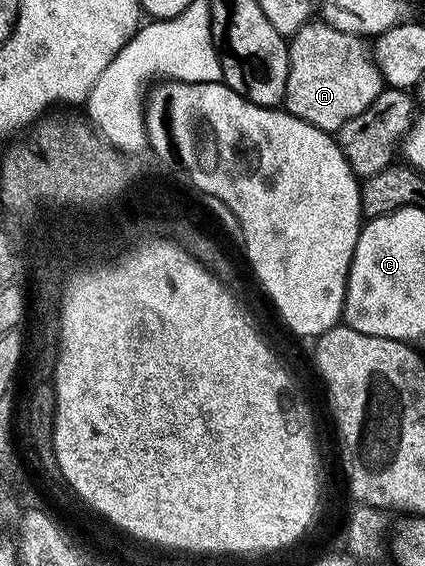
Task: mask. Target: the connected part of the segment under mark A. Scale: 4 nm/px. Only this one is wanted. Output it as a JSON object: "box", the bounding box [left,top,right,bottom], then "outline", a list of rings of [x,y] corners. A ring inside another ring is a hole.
{"box":[284,19,383,135],"outline":[[[320,19],[310,20],[298,33],[294,33],[289,41],[289,78],[284,108],[301,121],[314,125],[317,129],[323,129],[330,135],[336,134],[336,129],[343,128],[360,113],[368,114],[381,96],[383,88],[381,66],[378,58],[376,56],[373,58],[369,45],[370,42],[364,37],[339,31]]]}

